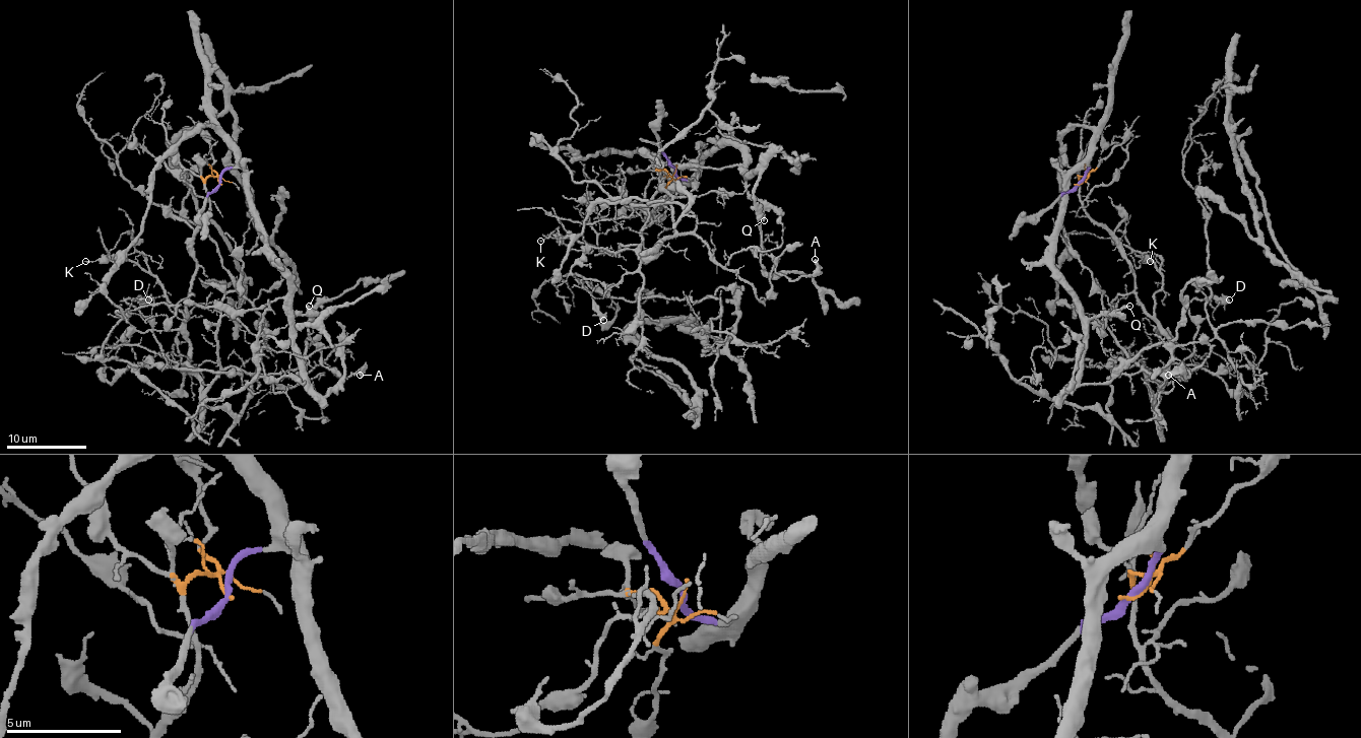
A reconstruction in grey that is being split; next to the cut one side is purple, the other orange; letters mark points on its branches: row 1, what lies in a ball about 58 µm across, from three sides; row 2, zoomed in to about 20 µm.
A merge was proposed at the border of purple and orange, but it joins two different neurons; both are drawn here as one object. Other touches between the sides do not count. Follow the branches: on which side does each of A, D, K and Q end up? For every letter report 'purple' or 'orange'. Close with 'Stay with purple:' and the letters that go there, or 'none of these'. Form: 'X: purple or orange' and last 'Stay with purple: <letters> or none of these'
A: orange
D: orange
K: orange
Q: purple
Stay with purple: Q

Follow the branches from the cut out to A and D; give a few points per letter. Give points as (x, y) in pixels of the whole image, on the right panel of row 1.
A: (1080, 185), (1170, 340), (1154, 393), (1144, 366), (1191, 371), (1210, 346), (1176, 346), (1189, 375), (1168, 375)
D: (1080, 185), (1082, 177), (1082, 208), (1111, 237), (1176, 362), (1193, 350), (1189, 303), (1230, 300)

